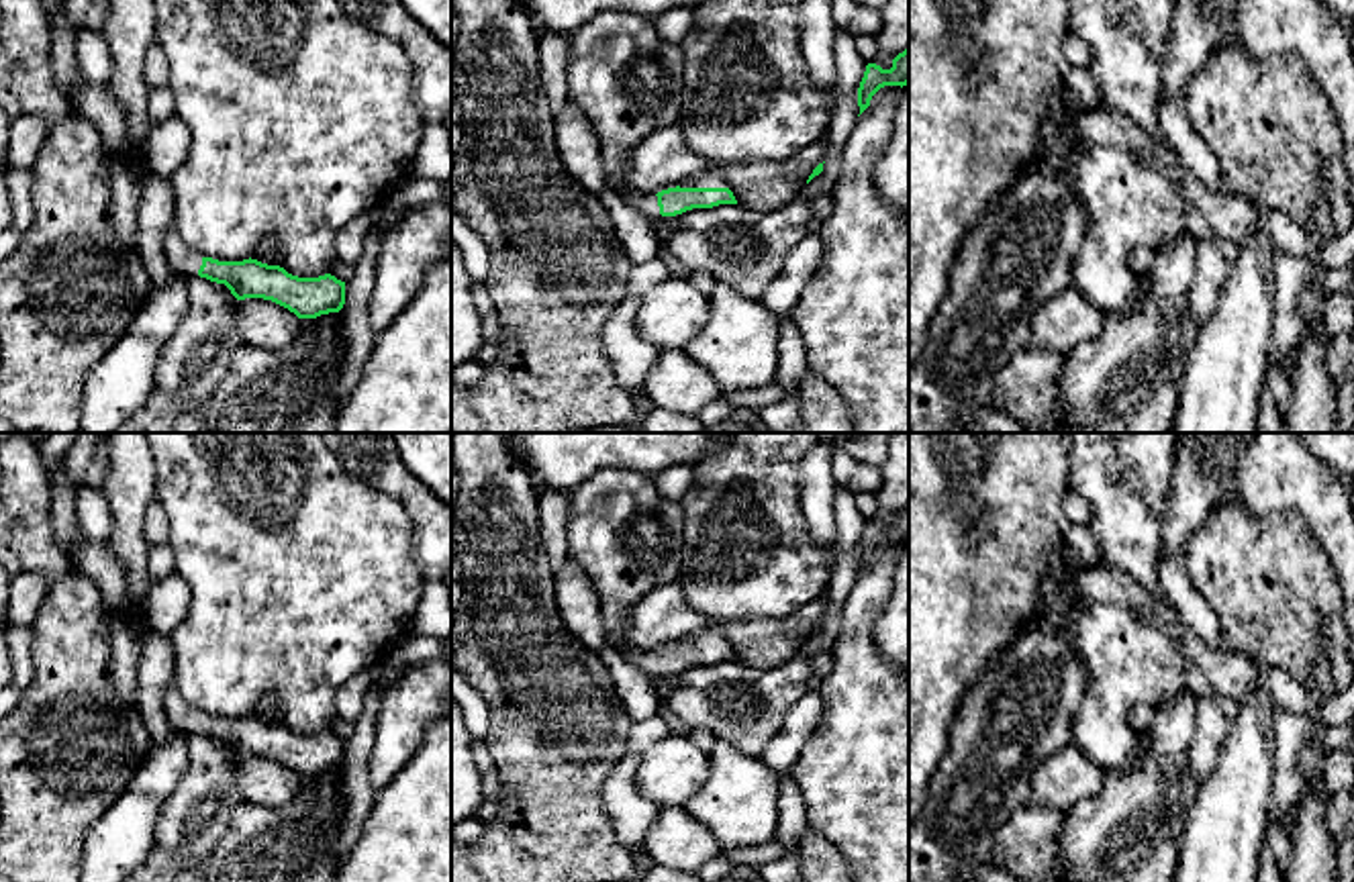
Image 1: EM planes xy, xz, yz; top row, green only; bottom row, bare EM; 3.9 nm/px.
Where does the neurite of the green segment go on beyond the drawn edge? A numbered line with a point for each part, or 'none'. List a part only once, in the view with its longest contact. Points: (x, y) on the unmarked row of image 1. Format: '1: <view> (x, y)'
1: xz (625, 537)
2: xz (711, 635)

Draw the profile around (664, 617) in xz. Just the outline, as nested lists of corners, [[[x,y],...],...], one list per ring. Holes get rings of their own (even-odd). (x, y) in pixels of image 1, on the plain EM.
[[[672,582],[631,606],[621,637],[635,649],[658,651],[698,635],[707,623],[709,619],[688,604],[682,586]]]

